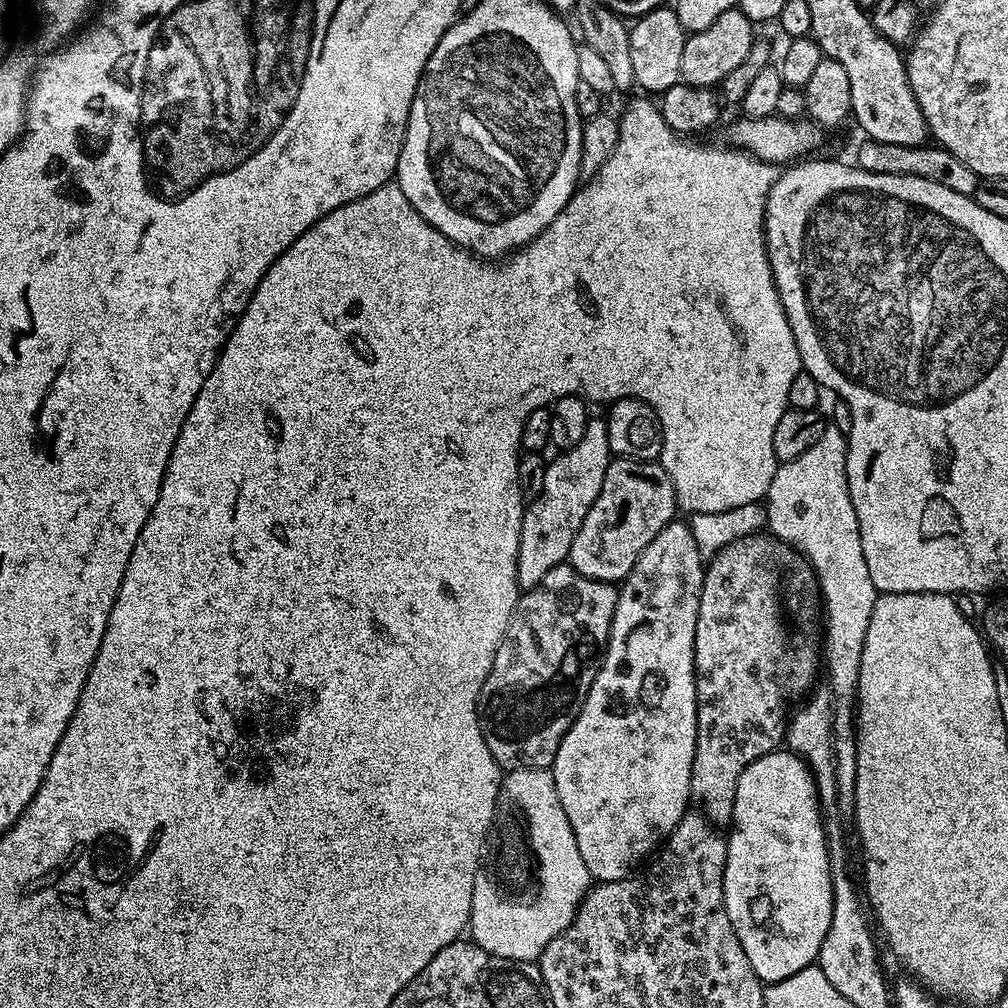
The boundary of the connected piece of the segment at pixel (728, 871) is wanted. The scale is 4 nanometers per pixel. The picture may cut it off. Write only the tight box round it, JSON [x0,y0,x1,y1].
[724,750,832,985]

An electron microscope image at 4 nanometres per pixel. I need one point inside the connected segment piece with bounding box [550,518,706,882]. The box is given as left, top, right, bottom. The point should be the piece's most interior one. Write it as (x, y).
(624, 770)

